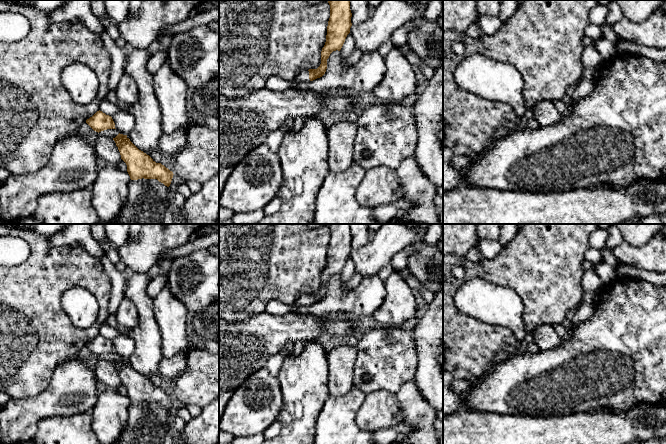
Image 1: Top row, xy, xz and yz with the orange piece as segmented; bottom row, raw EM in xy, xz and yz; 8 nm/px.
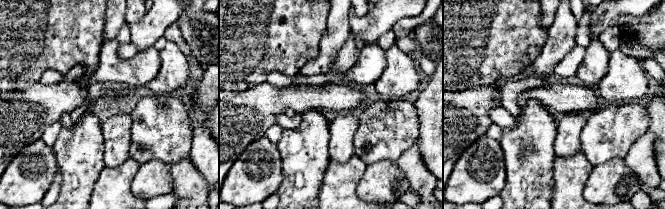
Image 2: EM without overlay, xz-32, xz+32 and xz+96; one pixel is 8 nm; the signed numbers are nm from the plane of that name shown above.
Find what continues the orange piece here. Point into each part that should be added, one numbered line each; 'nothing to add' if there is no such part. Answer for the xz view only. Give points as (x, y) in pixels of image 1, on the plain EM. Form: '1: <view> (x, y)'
1: xz (303, 301)

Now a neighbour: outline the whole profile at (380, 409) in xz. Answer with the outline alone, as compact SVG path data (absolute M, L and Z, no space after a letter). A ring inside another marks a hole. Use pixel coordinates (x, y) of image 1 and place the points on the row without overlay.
M380 390L366 394L356 414L356 424L363 430L374 432L394 427L403 421L396 393Z

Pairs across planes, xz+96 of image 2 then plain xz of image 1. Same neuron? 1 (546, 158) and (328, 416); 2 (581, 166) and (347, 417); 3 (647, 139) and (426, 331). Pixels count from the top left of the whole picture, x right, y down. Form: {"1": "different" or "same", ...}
{"1": "different", "2": "same", "3": "different"}

